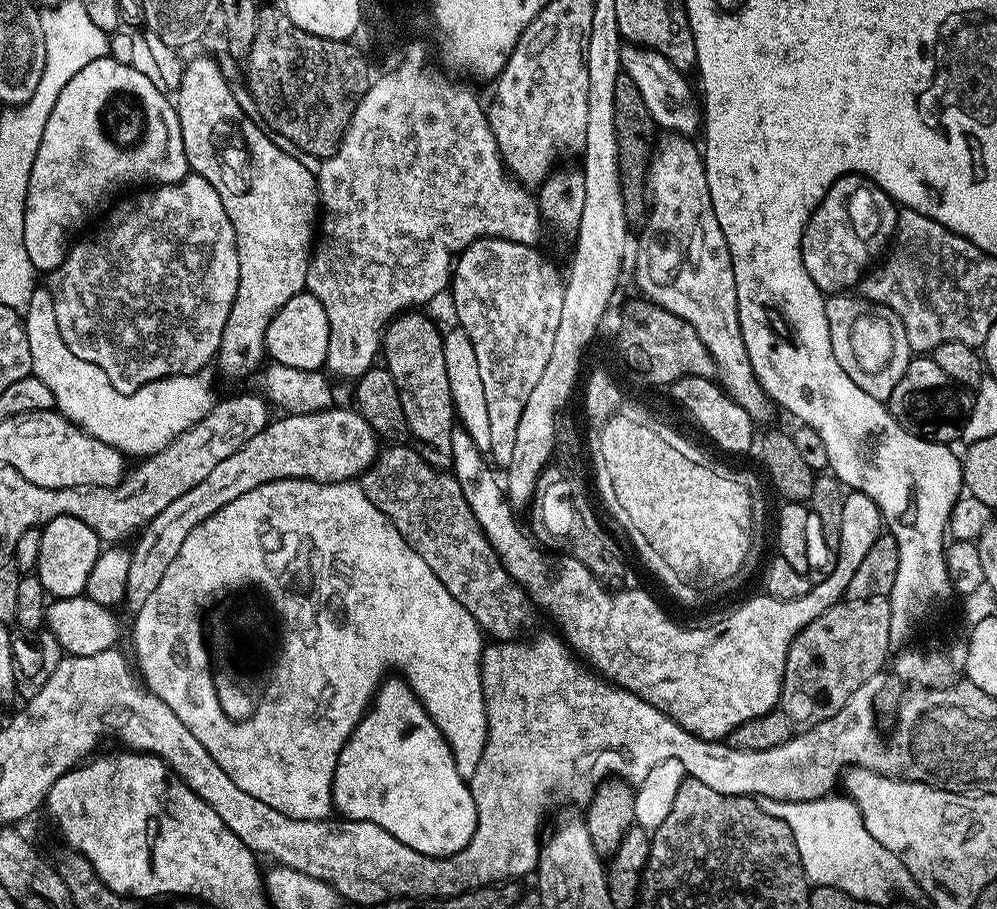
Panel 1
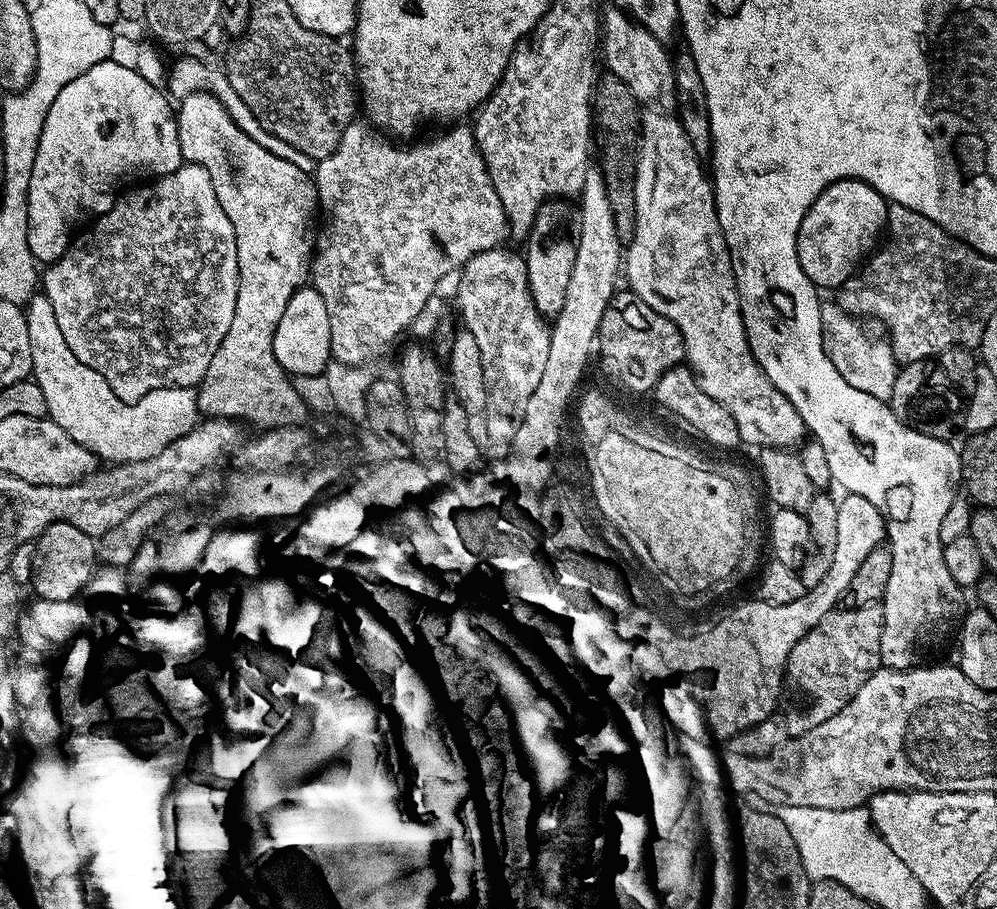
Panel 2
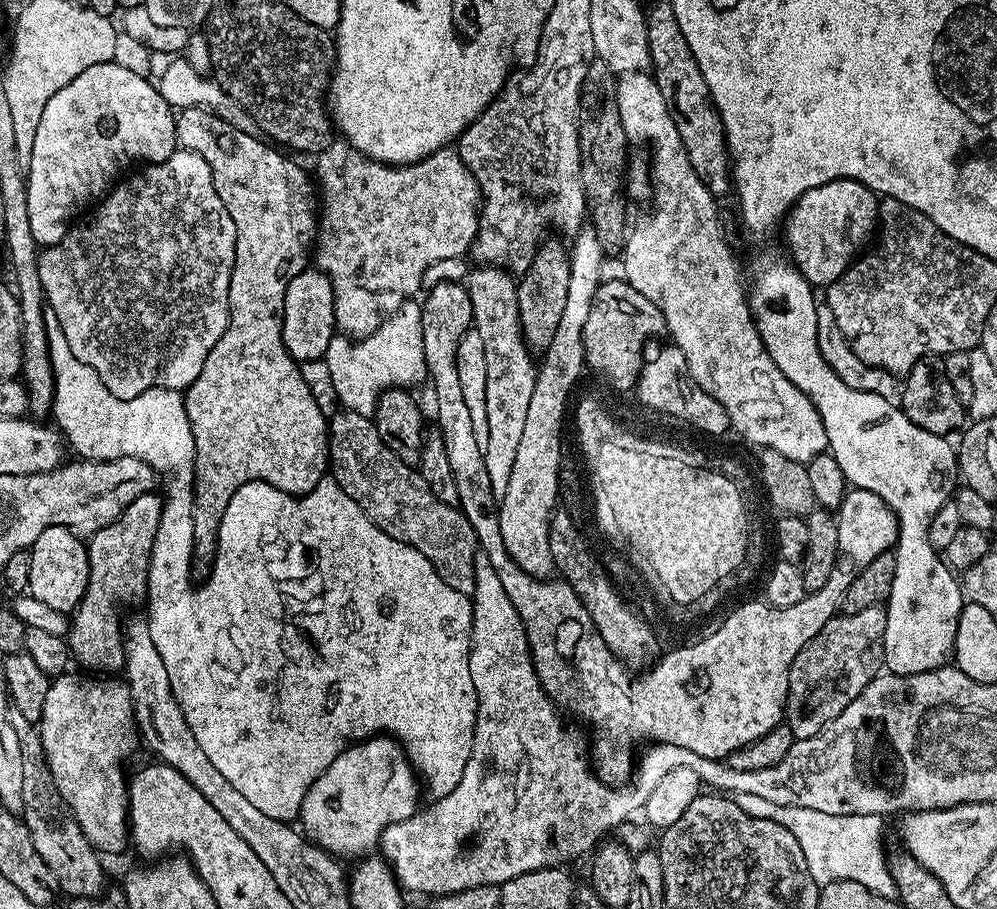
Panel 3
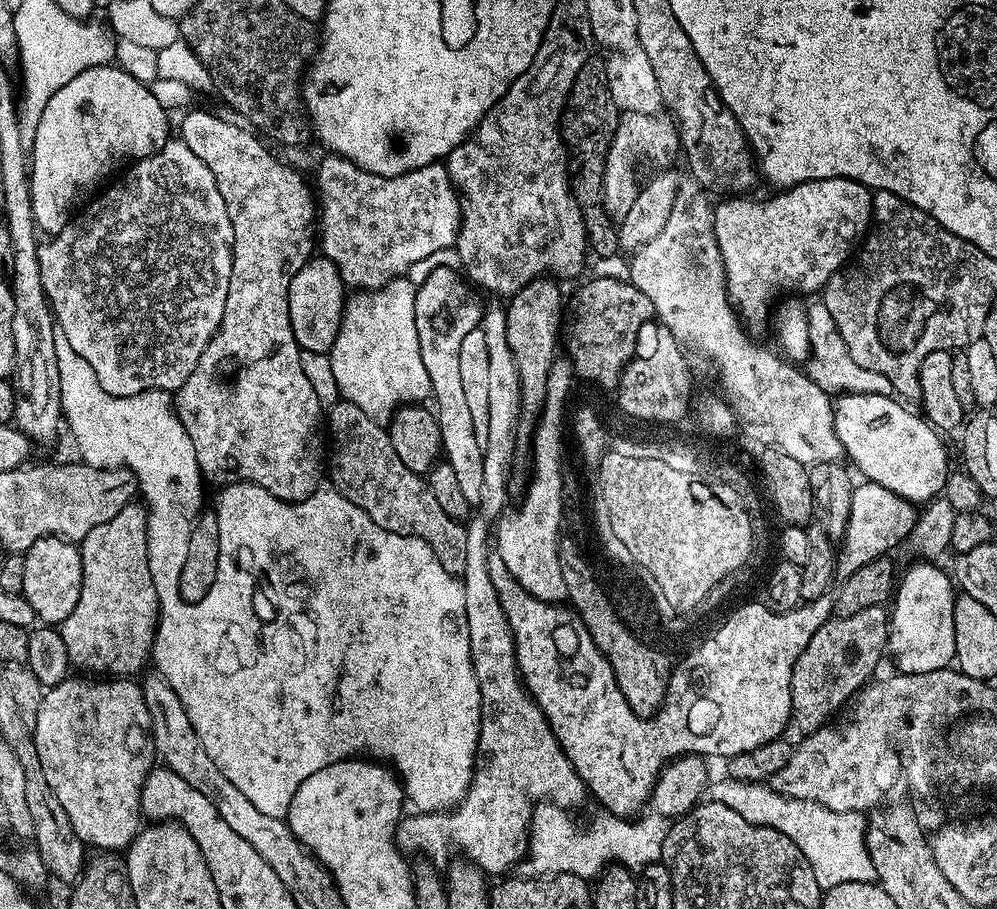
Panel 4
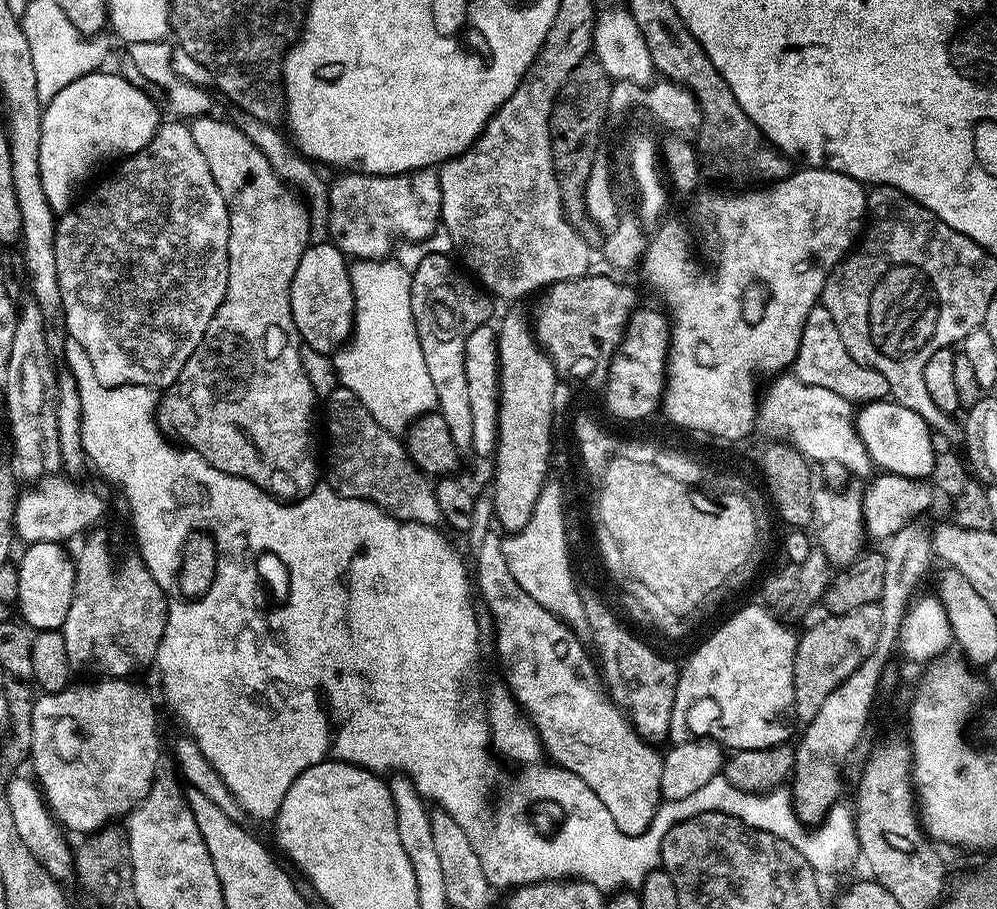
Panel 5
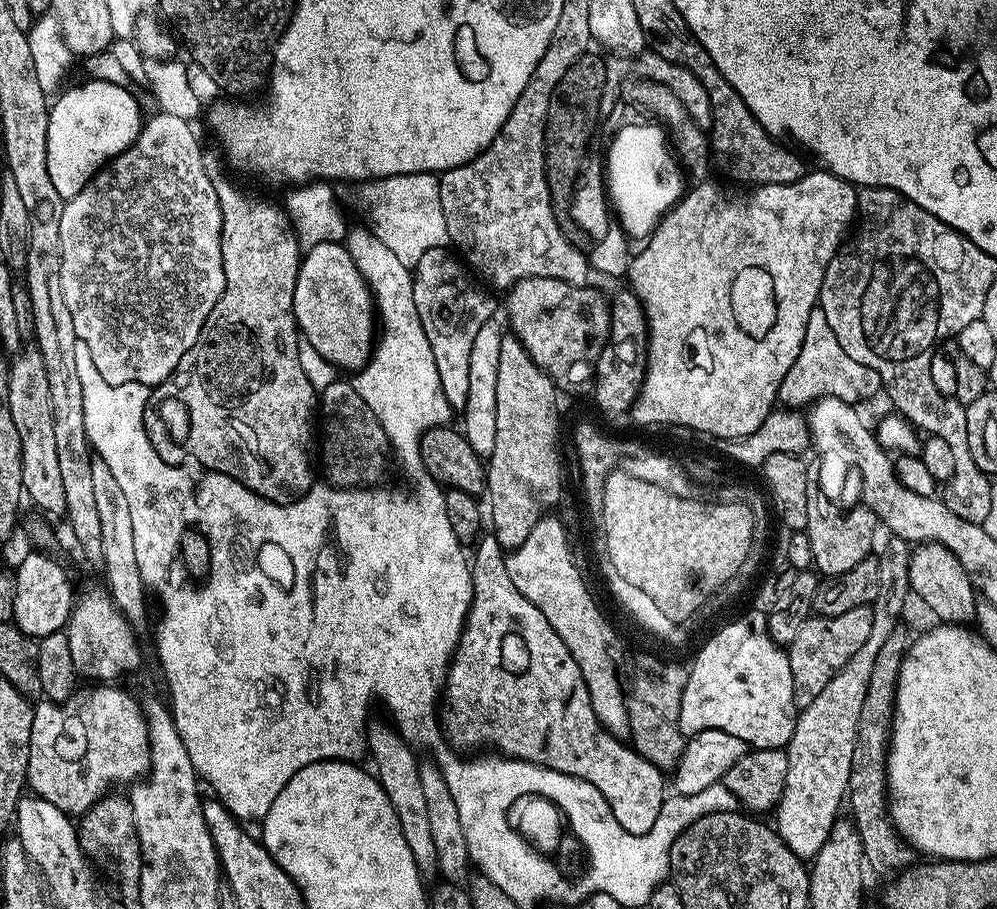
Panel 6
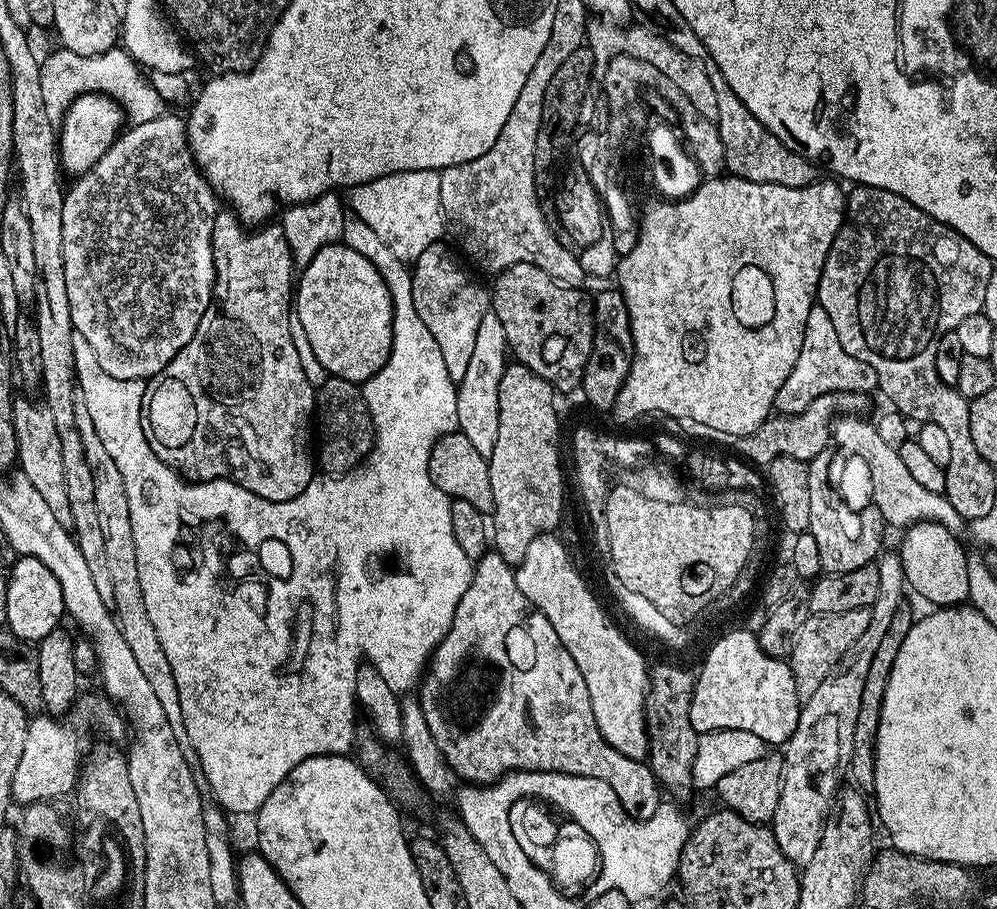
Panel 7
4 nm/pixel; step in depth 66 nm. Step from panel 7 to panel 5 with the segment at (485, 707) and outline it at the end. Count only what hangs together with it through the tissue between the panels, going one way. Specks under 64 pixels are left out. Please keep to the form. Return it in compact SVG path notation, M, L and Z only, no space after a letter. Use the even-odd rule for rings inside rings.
M485 543L477 552L480 553L476 556L474 582L477 587L480 586L480 596L496 627L496 656L504 667L503 679L512 697L523 708L525 716L540 735L541 749L547 759L548 756L552 759L549 761L555 767L564 768L570 774L582 778L582 782L586 782L586 786L598 794L602 806L610 810L610 818L623 827L626 835L641 836L648 831L662 803L660 787L663 755L659 751L656 753L652 749L655 747L637 734L628 723L628 717L613 704L589 649L586 644L584 649L583 642L572 633L575 631L550 610L538 606L538 602L534 602L534 598L530 598L530 594L526 594L518 582L514 582L499 543Z

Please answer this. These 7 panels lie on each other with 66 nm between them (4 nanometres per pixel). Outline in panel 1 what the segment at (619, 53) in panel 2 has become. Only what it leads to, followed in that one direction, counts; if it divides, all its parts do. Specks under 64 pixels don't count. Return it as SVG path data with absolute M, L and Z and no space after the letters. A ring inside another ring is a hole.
M625 45L620 52L621 71L628 76L638 90L646 104L650 116L659 129L675 135L691 137L701 129L702 110L699 99L692 92L687 76L681 69L673 66L662 54L641 48L637 45Z

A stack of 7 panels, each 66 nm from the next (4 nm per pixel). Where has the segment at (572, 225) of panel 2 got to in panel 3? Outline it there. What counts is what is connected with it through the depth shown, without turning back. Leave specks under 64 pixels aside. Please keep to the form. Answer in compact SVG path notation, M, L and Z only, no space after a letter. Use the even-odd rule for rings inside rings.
M548 238L536 249L530 266L519 277L516 285L518 318L524 331L524 341L528 344L529 349L548 348L555 332L558 331L558 322L566 307L566 293L570 291L571 265L572 257L569 245L567 243L559 244L558 241Z

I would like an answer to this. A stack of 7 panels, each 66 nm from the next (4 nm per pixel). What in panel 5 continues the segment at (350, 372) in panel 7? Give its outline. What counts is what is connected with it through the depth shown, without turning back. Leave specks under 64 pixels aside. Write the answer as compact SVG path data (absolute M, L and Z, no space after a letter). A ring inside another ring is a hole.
M313 243L304 249L298 262L298 270L294 270L292 279L292 317L296 323L296 329L300 331L300 339L316 351L316 354L328 354L333 351L332 344L340 346L351 337L354 331L354 317L356 315L356 299L352 293L352 283L348 277L349 261L345 253L341 252L335 244Z

